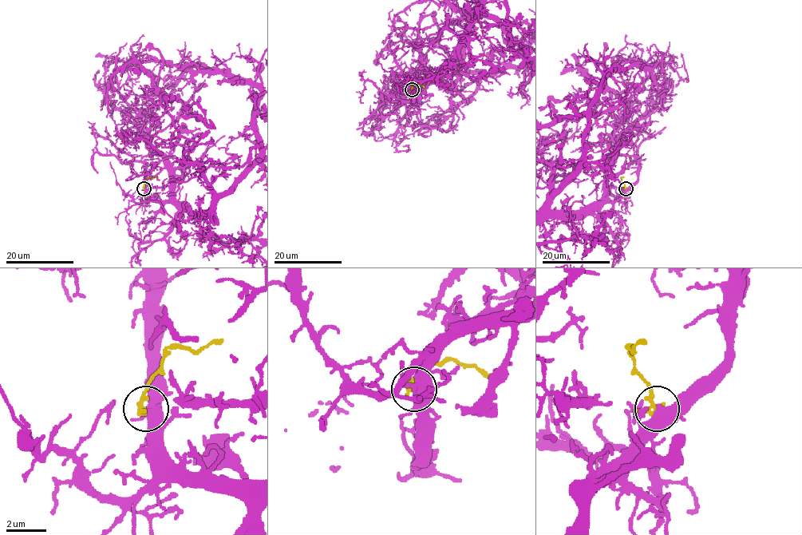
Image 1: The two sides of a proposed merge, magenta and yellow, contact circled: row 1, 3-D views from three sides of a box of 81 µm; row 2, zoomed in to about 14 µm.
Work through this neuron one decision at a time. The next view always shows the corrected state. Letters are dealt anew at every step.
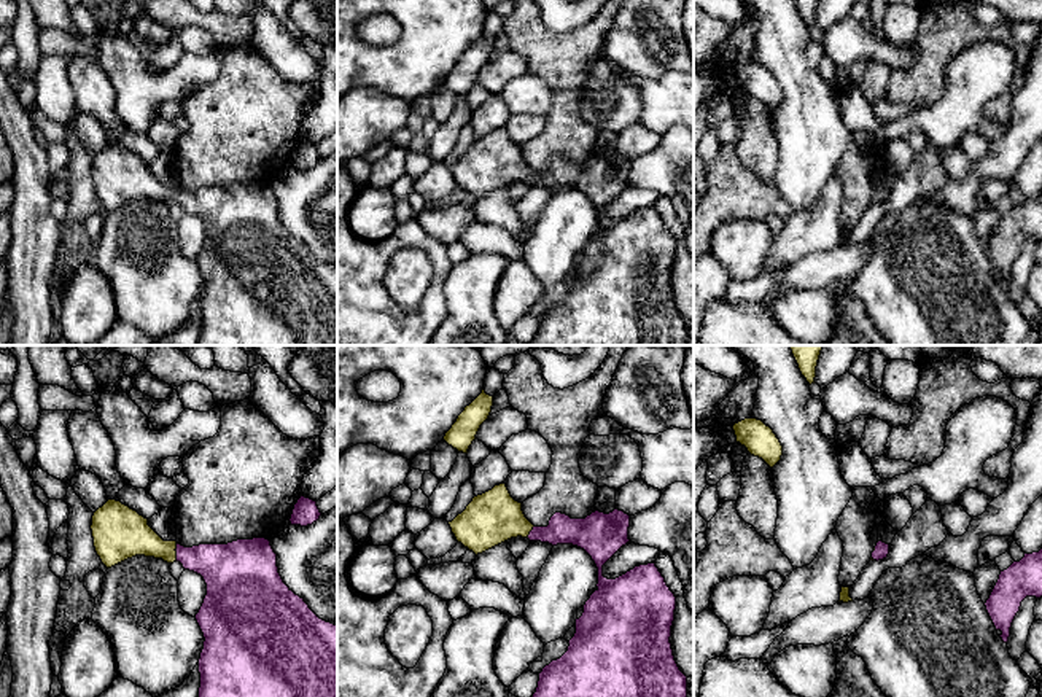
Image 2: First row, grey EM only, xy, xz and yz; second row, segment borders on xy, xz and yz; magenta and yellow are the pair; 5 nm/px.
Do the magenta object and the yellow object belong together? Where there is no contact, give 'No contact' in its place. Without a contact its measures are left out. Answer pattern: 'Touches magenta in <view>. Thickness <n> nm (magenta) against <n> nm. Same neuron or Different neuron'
Touches magenta in xy. Thickness 220 nm (magenta) against 220 nm. Same neuron

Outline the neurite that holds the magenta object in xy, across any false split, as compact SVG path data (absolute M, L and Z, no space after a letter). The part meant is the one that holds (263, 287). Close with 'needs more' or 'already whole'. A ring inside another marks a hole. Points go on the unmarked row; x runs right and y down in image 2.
M116 143L92 159L97 199L111 212L135 199L175 204L200 218L207 239L196 258L204 277L197 345L337 345L337 269L320 263L282 223L266 181L185 191L164 185L148 162Z; needs more

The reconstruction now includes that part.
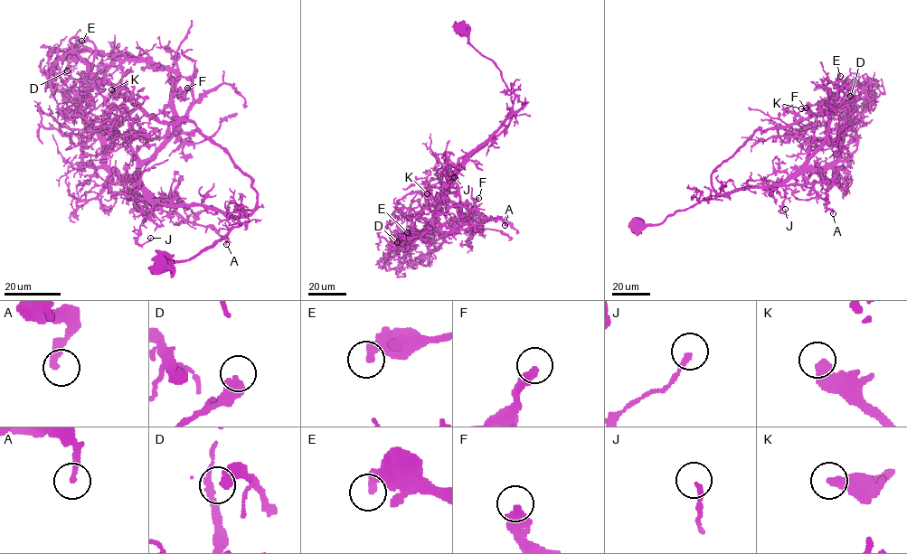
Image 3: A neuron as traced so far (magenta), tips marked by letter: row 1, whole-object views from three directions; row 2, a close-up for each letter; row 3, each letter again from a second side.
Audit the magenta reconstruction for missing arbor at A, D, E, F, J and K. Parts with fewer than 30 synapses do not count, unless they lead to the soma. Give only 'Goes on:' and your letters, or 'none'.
Goes on: none

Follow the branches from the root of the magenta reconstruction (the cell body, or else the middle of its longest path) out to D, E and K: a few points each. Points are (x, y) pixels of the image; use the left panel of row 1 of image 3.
D: (161, 266), (190, 259), (240, 224), (204, 206), (156, 202), (116, 174), (105, 140), (48, 80), (67, 70)
E: (161, 266), (237, 227), (257, 191), (193, 122), (163, 123), (96, 76), (95, 46), (81, 41)
K: (161, 266), (190, 259), (237, 227), (255, 207), (257, 191), (193, 122), (163, 123), (122, 85), (111, 89)

